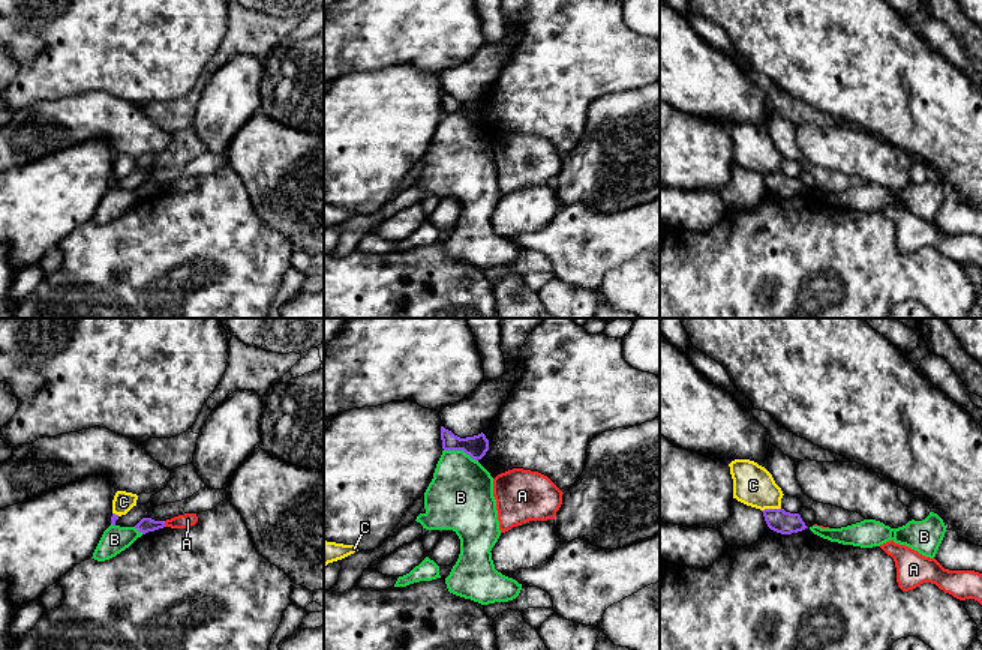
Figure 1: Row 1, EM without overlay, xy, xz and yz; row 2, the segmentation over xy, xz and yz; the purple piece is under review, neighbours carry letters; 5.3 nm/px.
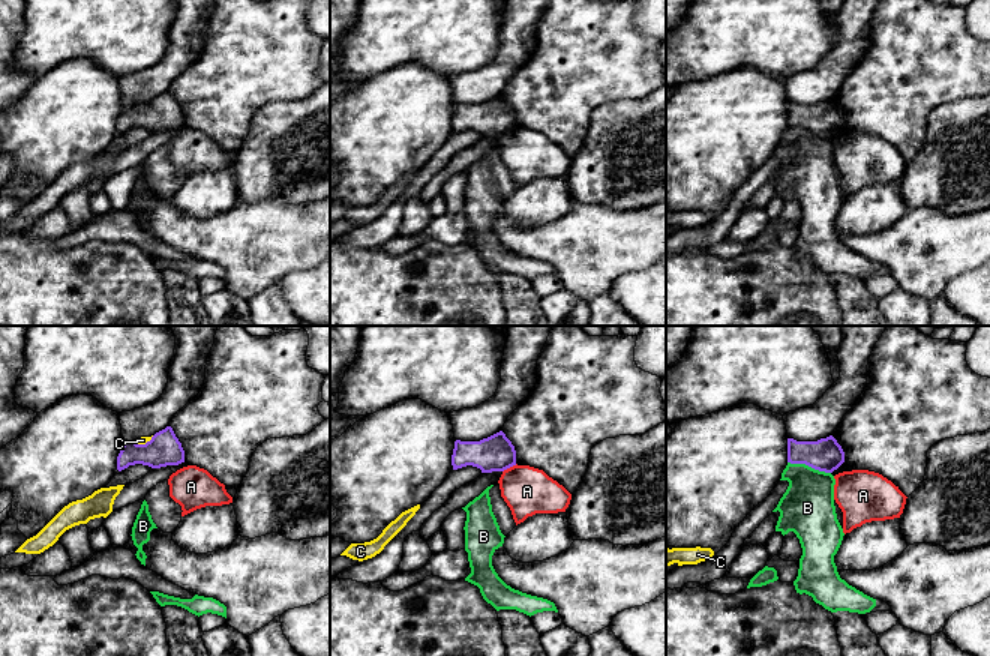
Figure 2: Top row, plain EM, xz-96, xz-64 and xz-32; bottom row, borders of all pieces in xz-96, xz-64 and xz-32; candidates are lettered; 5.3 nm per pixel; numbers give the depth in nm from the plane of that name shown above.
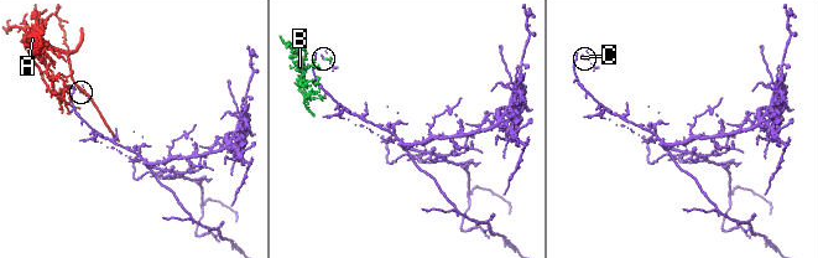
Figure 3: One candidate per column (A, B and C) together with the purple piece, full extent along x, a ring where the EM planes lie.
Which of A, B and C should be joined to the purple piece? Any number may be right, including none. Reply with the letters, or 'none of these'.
none of these

